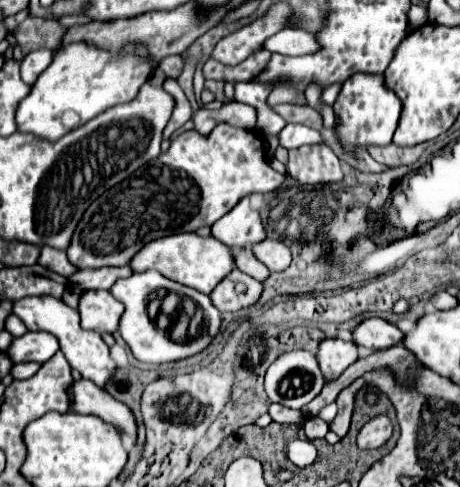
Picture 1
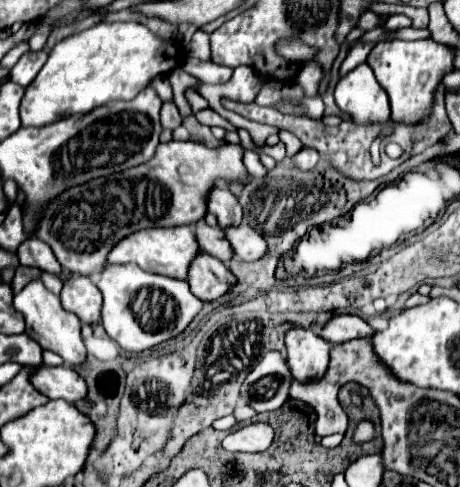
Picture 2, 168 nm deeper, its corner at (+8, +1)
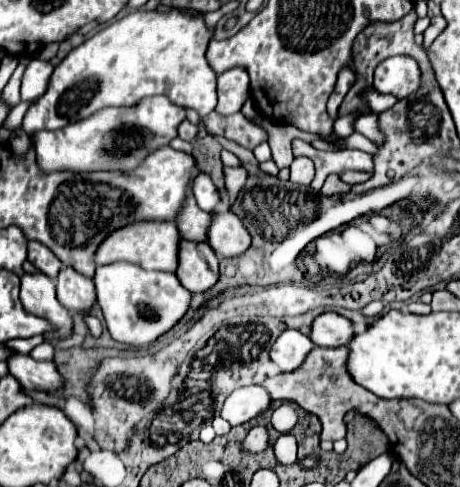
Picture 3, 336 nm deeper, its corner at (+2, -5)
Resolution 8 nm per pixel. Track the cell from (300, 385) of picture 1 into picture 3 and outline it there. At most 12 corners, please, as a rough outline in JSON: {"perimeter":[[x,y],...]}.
{"perimeter":[[262,386],[234,390],[220,416],[230,426],[256,418],[270,406]]}

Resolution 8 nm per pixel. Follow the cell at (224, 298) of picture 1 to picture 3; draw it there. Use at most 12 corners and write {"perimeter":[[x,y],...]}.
{"perimeter":[[178,242],[178,276],[204,292],[218,280],[218,258],[206,242]]}

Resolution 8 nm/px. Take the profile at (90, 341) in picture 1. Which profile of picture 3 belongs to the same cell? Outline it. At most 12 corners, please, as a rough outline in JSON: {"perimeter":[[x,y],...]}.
{"perimeter":[[24,274],[20,302],[58,330],[72,334],[70,312],[56,298],[56,284],[46,274]]}

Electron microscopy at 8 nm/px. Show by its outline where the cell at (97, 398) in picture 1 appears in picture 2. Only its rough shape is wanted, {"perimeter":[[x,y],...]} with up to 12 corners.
{"perimeter":[[42,364],[32,384],[50,400],[84,400],[84,378],[70,366]]}

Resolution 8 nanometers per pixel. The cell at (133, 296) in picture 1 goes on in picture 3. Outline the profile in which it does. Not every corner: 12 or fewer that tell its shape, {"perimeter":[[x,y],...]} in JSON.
{"perimeter":[[98,266],[112,338],[144,346],[168,332],[192,294],[174,274]]}

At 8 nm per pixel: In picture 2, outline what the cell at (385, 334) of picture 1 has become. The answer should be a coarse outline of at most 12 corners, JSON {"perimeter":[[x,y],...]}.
{"perimeter":[[340,314],[320,336],[330,344],[372,338],[374,328],[360,316]]}

